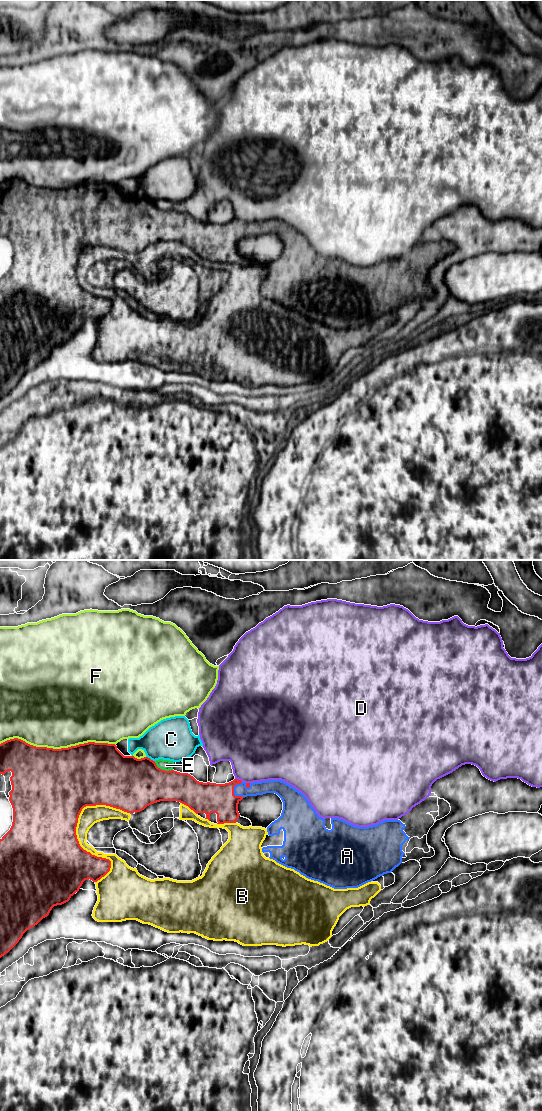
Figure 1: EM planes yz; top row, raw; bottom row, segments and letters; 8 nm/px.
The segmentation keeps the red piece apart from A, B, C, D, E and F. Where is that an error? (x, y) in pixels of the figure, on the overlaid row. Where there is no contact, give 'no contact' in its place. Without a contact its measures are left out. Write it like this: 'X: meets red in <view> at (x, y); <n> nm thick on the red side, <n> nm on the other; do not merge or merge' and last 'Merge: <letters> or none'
A: meets red in yz at (233, 788); 240 nm thick on the red side, 110 nm on the other; merge
B: meets red in yz at (78, 842); 500 nm thick on the red side, 150 nm on the other; do not merge
C: meets red in yz at (149, 758); 420 nm thick on the red side, 340 nm on the other; do not merge
D: meets red in yz at (239, 780); 240 nm thick on the red side, 440 nm on the other; do not merge
E: meets red in yz at (161, 769); 400 nm thick on the red side, 90 nm on the other; do not merge
F: meets red in yz at (58, 749); 500 nm thick on the red side, 480 nm on the other; do not merge
Merge: A

